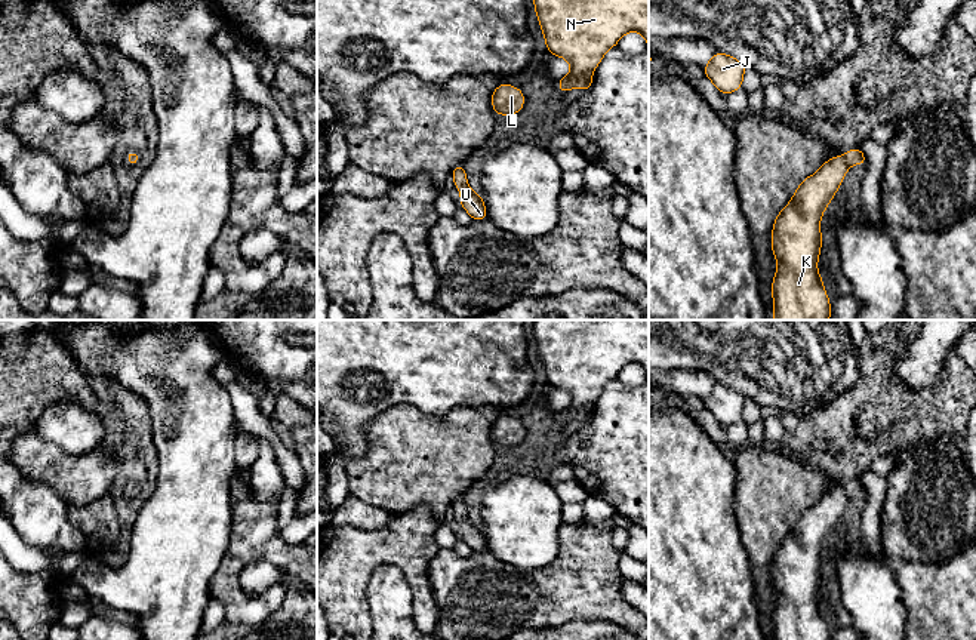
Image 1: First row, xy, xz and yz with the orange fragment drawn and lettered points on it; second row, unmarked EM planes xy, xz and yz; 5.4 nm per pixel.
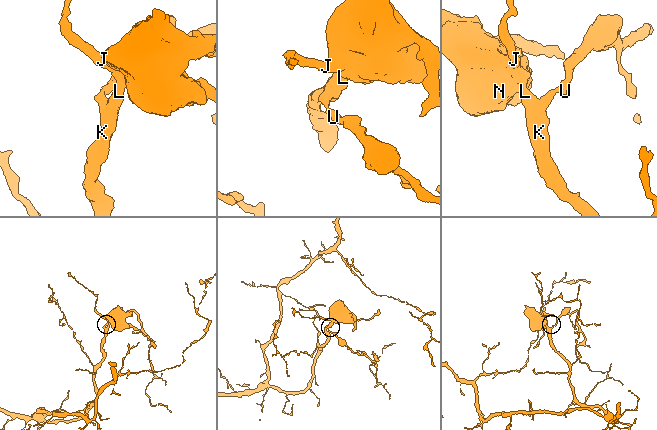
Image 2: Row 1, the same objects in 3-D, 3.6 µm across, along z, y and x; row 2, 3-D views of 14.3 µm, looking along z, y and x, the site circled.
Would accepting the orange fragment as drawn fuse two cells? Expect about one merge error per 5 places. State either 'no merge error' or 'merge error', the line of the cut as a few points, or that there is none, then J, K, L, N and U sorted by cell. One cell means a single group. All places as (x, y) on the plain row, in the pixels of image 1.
no merge error; no cut; J K L N U

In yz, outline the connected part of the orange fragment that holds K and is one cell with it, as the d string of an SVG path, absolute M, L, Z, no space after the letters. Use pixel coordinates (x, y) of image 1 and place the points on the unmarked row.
M859 479L826 492L815 507L803 511L791 533L778 545L772 561L772 584L778 593L772 613L773 640L831 640L816 599L822 581L820 547L841 519L850 496L868 496Z

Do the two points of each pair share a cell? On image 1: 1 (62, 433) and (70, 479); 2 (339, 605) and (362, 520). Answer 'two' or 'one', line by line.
1: two
2: two

